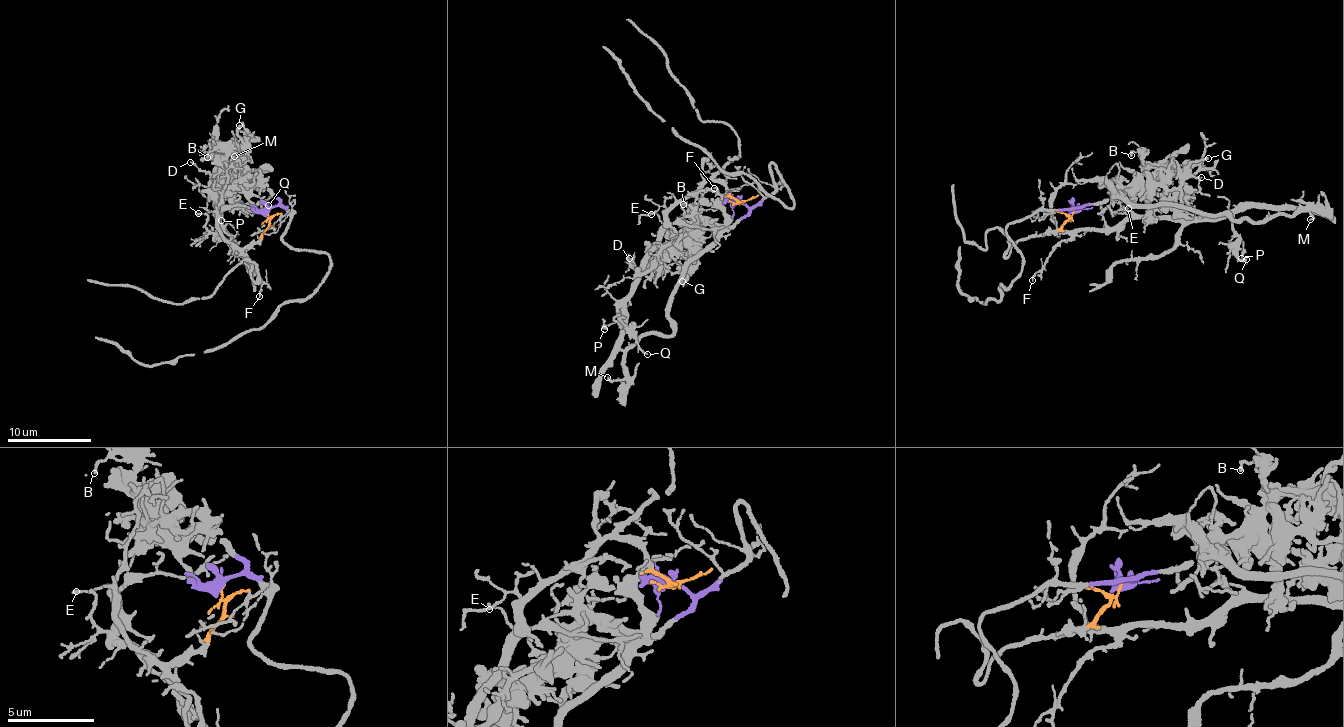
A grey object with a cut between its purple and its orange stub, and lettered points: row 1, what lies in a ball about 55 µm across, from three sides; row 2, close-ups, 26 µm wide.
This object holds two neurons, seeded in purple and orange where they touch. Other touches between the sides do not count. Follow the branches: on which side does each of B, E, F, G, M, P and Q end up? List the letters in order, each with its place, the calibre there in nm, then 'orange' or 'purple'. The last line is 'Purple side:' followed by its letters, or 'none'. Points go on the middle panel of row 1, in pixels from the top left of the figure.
B: (683, 204) | 150 nm | purple
E: (651, 214) | 140 nm | orange
F: (714, 188) | 130 nm | orange
G: (682, 281) | 200 nm | purple
M: (607, 377) | 160 nm | purple
P: (604, 329) | 170 nm | orange
Q: (647, 354) | 120 nm | orange
Purple side: B, G, M

